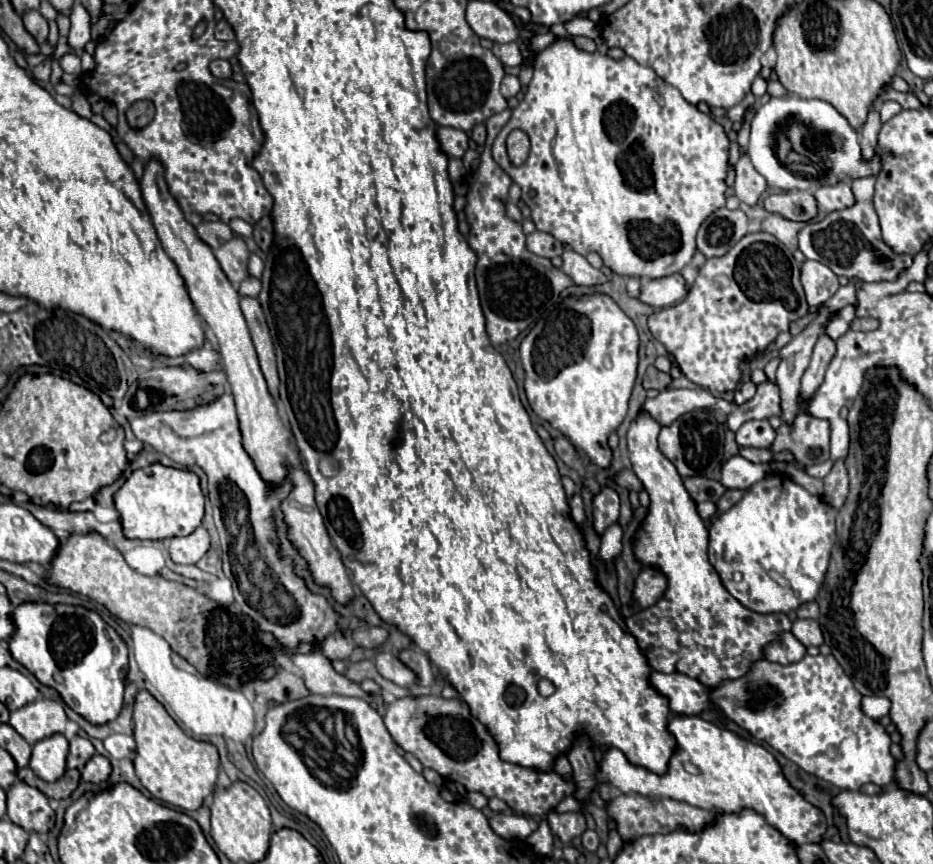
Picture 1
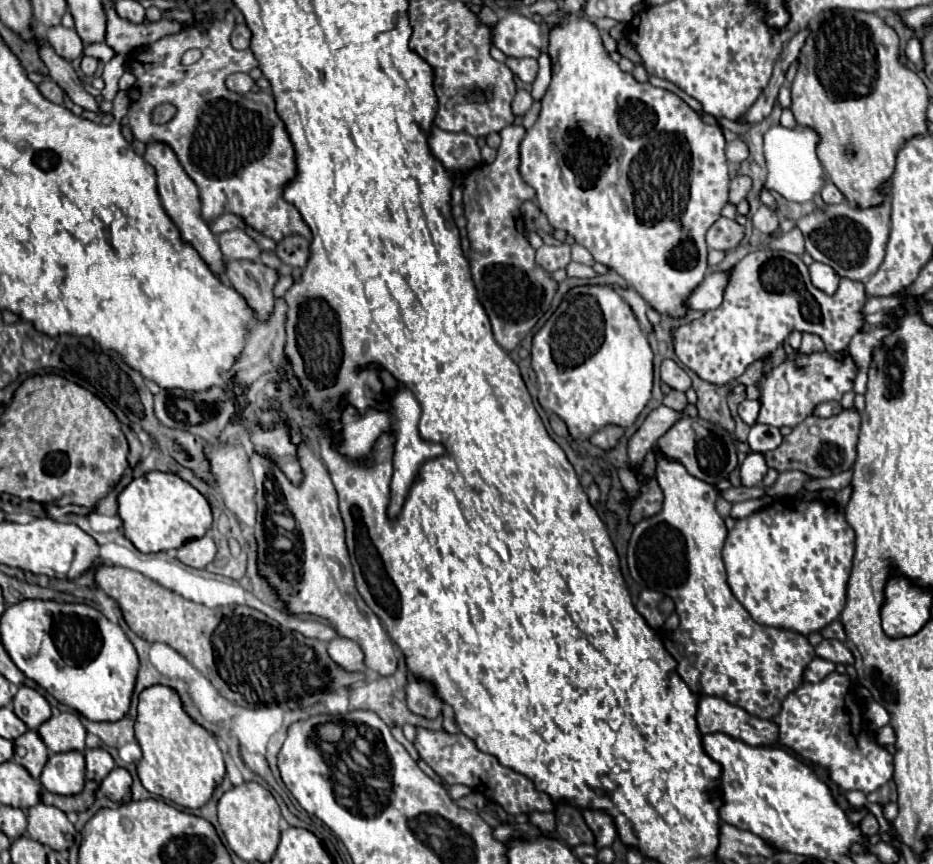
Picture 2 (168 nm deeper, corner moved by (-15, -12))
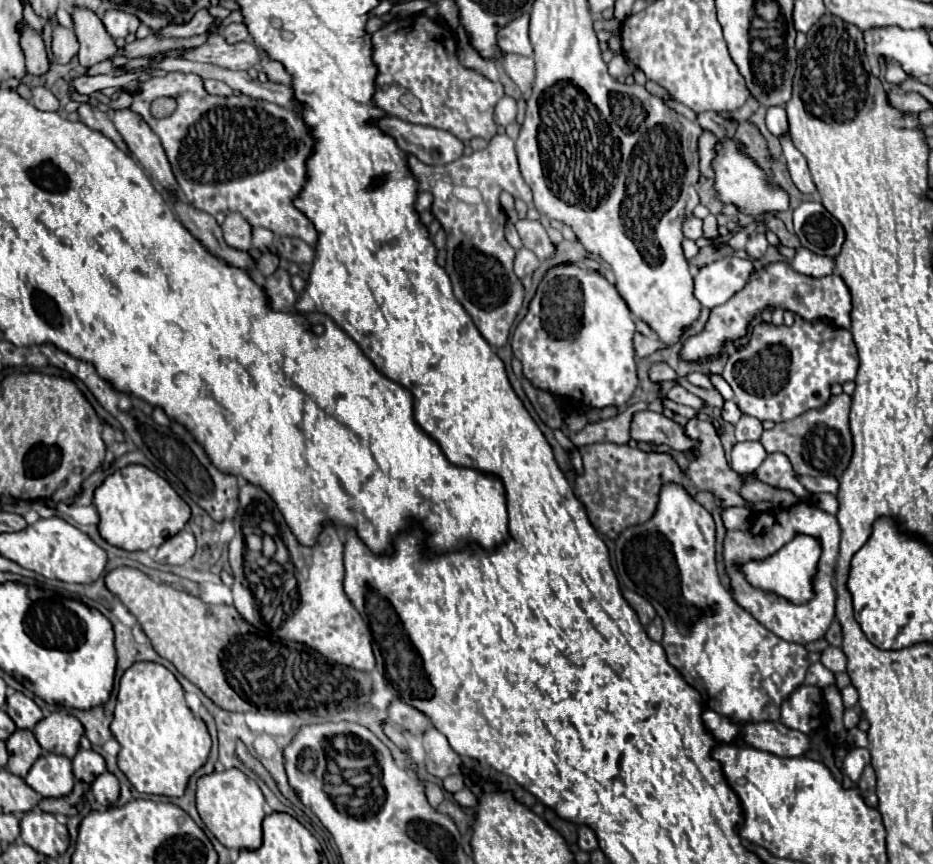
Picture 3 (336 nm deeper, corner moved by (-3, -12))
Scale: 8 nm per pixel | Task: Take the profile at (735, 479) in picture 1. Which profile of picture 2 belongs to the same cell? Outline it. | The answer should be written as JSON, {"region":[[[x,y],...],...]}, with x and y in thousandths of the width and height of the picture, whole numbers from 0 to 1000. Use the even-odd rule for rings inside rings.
{"region":[[[814,523],[801,525],[798,535],[794,537],[794,558],[796,563],[816,563],[816,556],[822,546],[820,528]]]}

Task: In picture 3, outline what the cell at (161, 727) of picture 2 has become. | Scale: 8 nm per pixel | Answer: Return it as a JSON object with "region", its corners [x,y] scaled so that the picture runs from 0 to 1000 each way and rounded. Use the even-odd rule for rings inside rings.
{"region":[[[147,766],[130,789],[119,847],[130,861],[125,875],[130,894],[147,917],[194,924],[203,900],[222,882],[226,854],[215,833],[198,815],[198,801],[190,785],[166,766]]]}

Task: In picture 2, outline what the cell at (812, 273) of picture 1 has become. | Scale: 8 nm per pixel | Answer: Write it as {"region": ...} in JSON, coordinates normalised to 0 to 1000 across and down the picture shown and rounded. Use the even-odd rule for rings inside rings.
{"region":[[[871,303],[871,306],[867,308],[867,315],[869,315],[871,329],[874,329],[878,336],[882,336],[882,338],[886,338],[886,340],[893,340],[893,338],[897,336],[901,322],[899,322],[899,317],[895,317],[895,313],[891,313],[891,308],[886,308],[886,306],[882,306],[882,303]]]}

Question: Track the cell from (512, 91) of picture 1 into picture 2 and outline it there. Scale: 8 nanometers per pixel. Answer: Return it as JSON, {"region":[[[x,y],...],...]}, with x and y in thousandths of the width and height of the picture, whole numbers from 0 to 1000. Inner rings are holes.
{"region":[[[554,104],[552,113],[550,113],[550,120],[548,120],[548,127],[550,127],[552,134],[561,134],[569,125],[569,120],[571,120],[569,109],[563,106],[563,104]]]}

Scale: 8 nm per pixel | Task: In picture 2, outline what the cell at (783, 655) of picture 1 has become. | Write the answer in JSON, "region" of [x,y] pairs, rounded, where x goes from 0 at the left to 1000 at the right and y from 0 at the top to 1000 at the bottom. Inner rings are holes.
{"region":[[[874,762],[865,775],[863,775],[863,787],[865,789],[880,789],[886,780],[895,778],[895,769],[893,766],[886,766],[882,762]]]}

